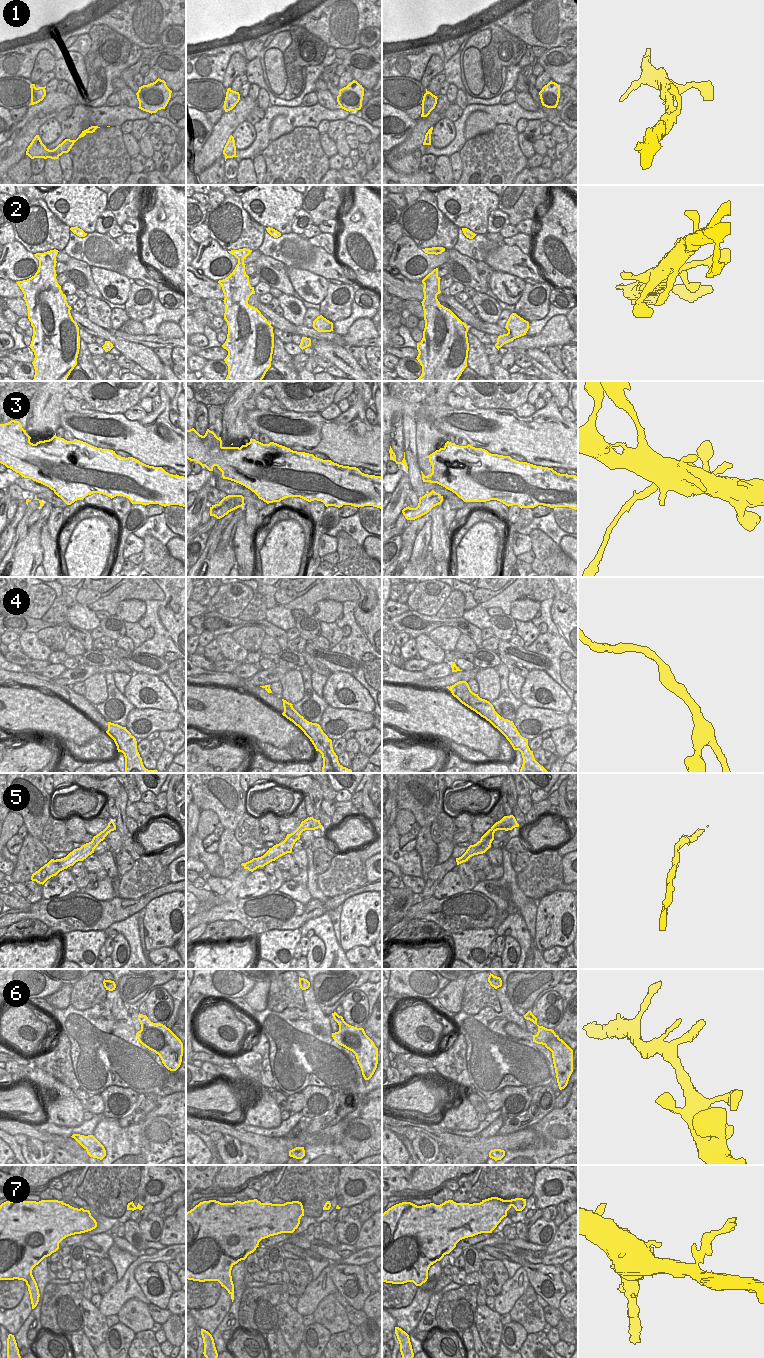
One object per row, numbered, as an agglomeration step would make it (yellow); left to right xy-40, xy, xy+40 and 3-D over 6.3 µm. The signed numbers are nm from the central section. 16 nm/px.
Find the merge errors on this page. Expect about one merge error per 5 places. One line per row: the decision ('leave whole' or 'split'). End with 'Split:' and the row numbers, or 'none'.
1: leave whole
2: leave whole
3: split
4: leave whole
5: leave whole
6: leave whole
7: leave whole
Split: 3

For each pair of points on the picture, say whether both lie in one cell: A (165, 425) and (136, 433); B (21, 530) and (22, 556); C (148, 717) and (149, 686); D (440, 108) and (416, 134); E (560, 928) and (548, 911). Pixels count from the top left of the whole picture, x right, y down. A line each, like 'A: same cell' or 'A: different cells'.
A: same cell
B: different cells
C: different cells
D: same cell
E: same cell

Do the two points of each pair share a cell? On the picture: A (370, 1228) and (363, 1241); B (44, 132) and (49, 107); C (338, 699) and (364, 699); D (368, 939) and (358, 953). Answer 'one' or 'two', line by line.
A: one
B: two
C: one
D: two

